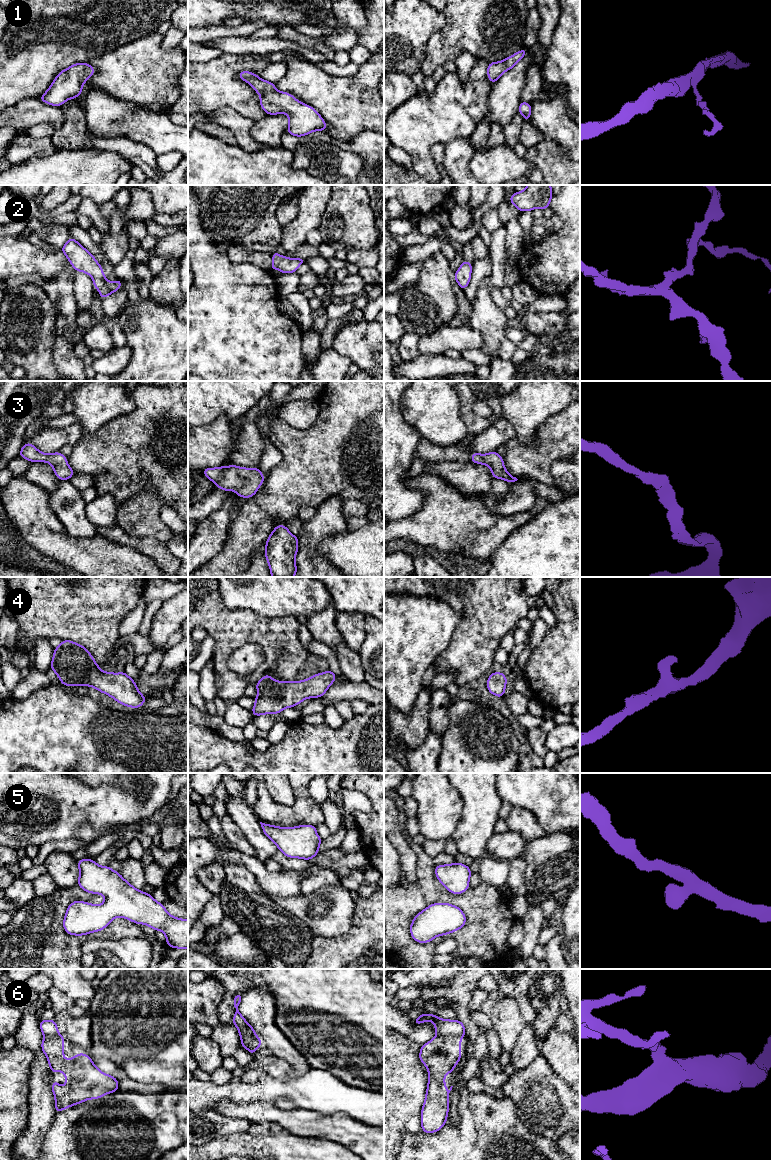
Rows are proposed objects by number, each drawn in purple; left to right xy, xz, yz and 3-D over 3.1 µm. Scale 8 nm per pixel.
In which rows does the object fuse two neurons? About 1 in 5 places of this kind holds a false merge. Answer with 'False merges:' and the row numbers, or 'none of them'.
False merges: 6

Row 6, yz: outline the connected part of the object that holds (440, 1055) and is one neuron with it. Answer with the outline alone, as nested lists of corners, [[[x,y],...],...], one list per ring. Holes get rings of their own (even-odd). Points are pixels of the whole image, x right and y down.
[[[438,1035],[435,1038],[431,1039],[426,1044],[421,1046],[421,1050],[420,1050],[420,1053],[419,1053],[419,1059],[426,1066],[426,1068],[428,1069],[428,1077],[429,1077],[428,1085],[427,1085],[427,1091],[426,1091],[426,1095],[425,1095],[425,1101],[424,1101],[424,1104],[423,1104],[423,1107],[422,1107],[422,1110],[421,1110],[421,1128],[422,1128],[422,1131],[424,1131],[425,1133],[430,1134],[430,1133],[437,1132],[446,1124],[447,1115],[448,1115],[448,1111],[449,1111],[449,1093],[452,1090],[453,1086],[450,1087],[449,1091],[446,1090],[445,1074],[446,1073],[451,1074],[452,1071],[454,1070],[456,1064],[461,1060],[461,1038],[462,1037],[465,1037],[465,1035]]]

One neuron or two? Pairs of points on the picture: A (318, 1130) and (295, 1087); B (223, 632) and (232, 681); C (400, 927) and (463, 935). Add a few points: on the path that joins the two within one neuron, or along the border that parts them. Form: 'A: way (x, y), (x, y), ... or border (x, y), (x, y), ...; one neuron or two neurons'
A: border (296, 1107), (331, 1115); two neurons
B: way (223, 644), (222, 669); one neuron
C: way (418, 902), (423, 897), (448, 897), (468, 910); one neuron

